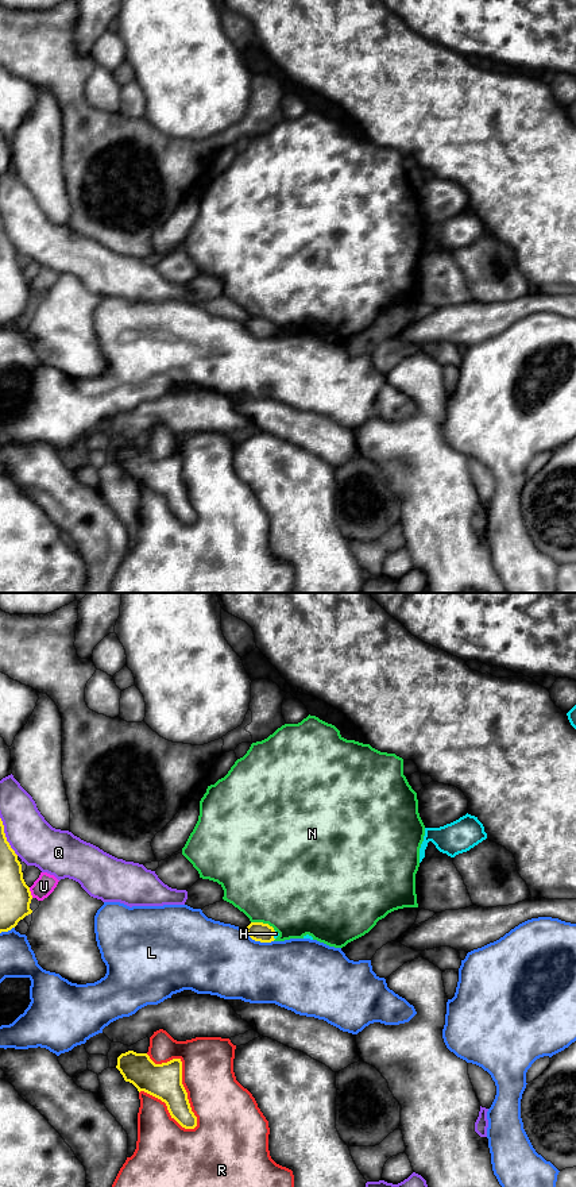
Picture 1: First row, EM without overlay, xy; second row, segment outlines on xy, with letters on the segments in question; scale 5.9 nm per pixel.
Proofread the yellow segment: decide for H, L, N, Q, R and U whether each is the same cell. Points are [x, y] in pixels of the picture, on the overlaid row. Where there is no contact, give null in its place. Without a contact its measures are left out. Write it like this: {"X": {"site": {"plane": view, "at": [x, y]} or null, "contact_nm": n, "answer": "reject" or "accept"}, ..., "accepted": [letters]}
{"H": {"site": {"plane": "xy", "at": [273, 935]}, "contact_nm": 60, "answer": "accept"}, "L": {"site": {"plane": "xy", "at": [258, 940]}, "contact_nm": 200, "answer": "reject"}, "N": {"site": {"plane": "xy", "at": [262, 922]}, "contact_nm": 160, "answer": "reject"}, "Q": {"site": {"plane": "xy", "at": [4, 836]}, "contact_nm": 260, "answer": "reject"}, "R": {"site": {"plane": "xy", "at": [181, 1078]}, "contact_nm": 550, "answer": "reject"}, "U": {"site": {"plane": "xy", "at": [30, 893]}, "contact_nm": 70, "answer": "reject"}, "accepted": ["H"]}

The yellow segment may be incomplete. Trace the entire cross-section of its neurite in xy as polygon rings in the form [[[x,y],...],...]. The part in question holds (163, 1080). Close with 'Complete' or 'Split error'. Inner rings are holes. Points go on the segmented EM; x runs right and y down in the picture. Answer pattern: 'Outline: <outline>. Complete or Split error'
Outline: [[[128,1051],[117,1057],[116,1068],[125,1082],[166,1103],[167,1110],[182,1128],[194,1129],[197,1117],[192,1111],[182,1084],[182,1061],[173,1059],[155,1064],[147,1053]]]. Complete

